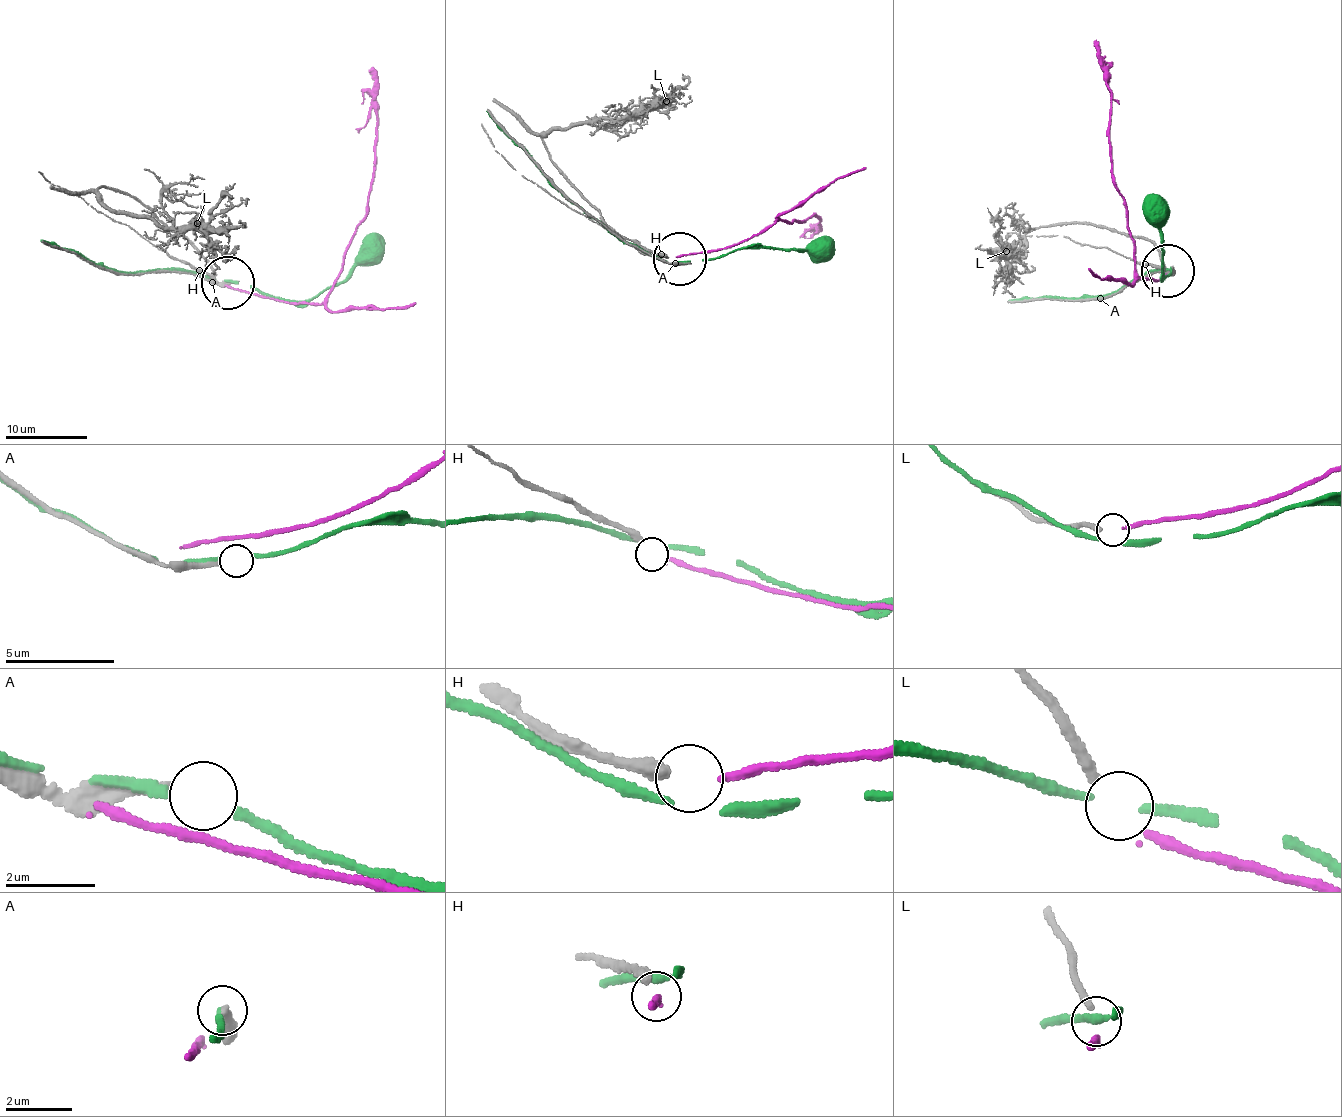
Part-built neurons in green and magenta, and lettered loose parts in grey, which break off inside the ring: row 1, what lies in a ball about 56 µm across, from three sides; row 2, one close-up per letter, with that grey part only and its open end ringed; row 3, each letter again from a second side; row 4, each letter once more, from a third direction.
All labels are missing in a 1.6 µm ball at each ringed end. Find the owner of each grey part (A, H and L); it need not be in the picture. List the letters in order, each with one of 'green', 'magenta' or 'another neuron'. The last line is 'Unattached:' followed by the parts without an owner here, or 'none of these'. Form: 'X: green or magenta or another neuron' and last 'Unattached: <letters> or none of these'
A: another neuron
H: magenta
L: another neuron
Unattached: A, L

